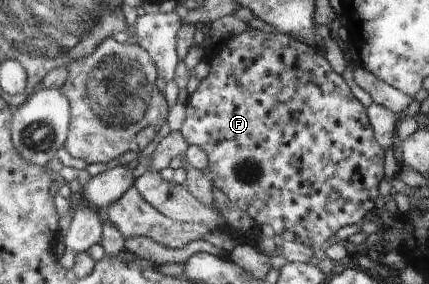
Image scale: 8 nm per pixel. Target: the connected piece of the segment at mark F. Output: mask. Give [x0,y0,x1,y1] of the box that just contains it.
[180,28,383,247]

